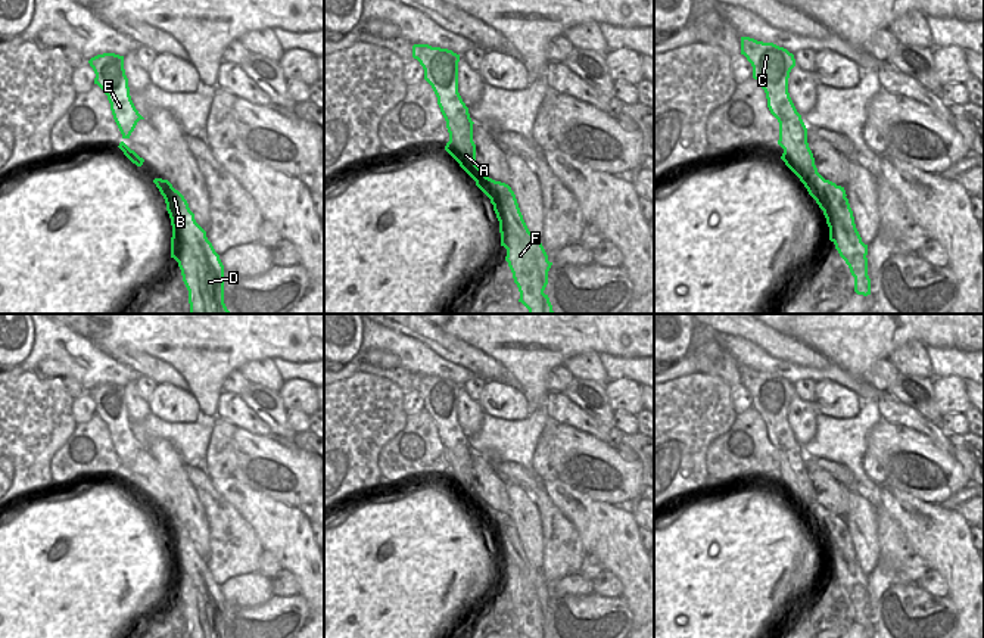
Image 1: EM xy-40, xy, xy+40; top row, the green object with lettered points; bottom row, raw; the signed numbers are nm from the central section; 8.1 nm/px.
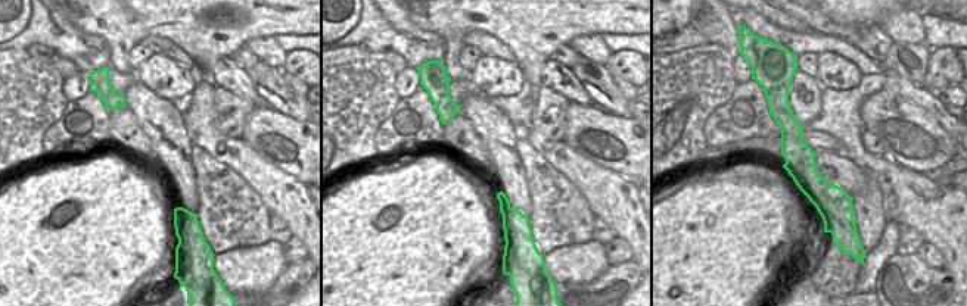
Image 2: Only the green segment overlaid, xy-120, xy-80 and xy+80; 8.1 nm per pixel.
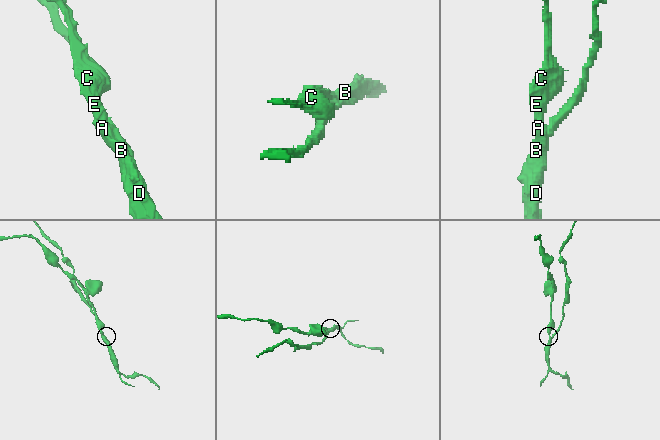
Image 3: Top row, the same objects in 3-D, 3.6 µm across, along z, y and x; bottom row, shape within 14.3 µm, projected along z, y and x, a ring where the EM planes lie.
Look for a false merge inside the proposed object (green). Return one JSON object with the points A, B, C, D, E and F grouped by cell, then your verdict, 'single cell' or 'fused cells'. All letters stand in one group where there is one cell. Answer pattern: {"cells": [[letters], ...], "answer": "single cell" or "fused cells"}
{"cells": [["A", "C", "E"], ["B", "D", "F"]], "answer": "fused cells"}

